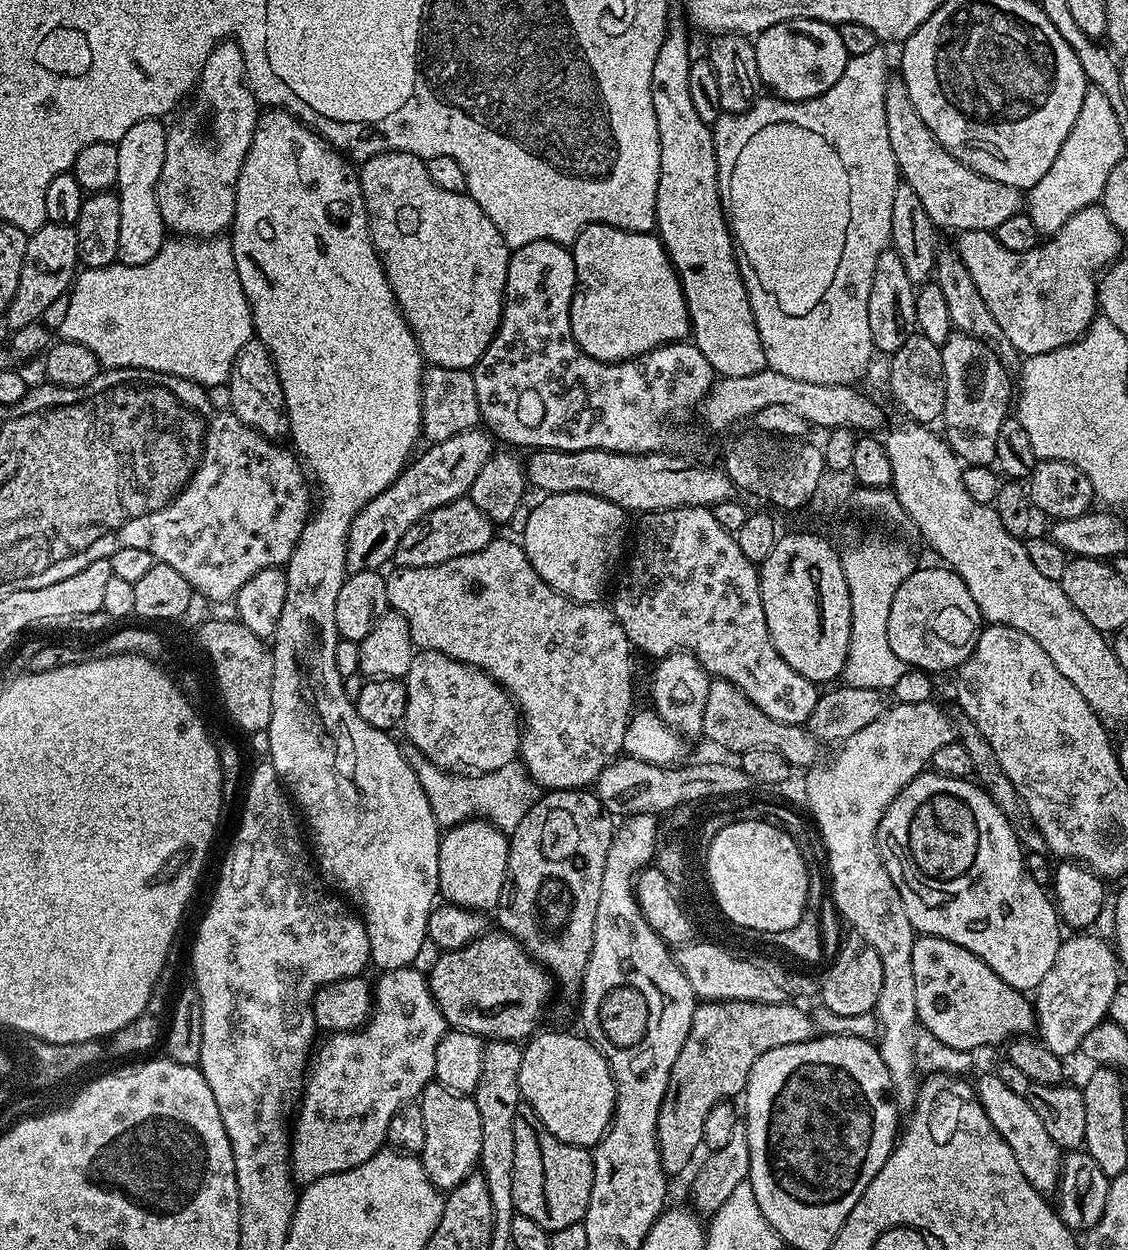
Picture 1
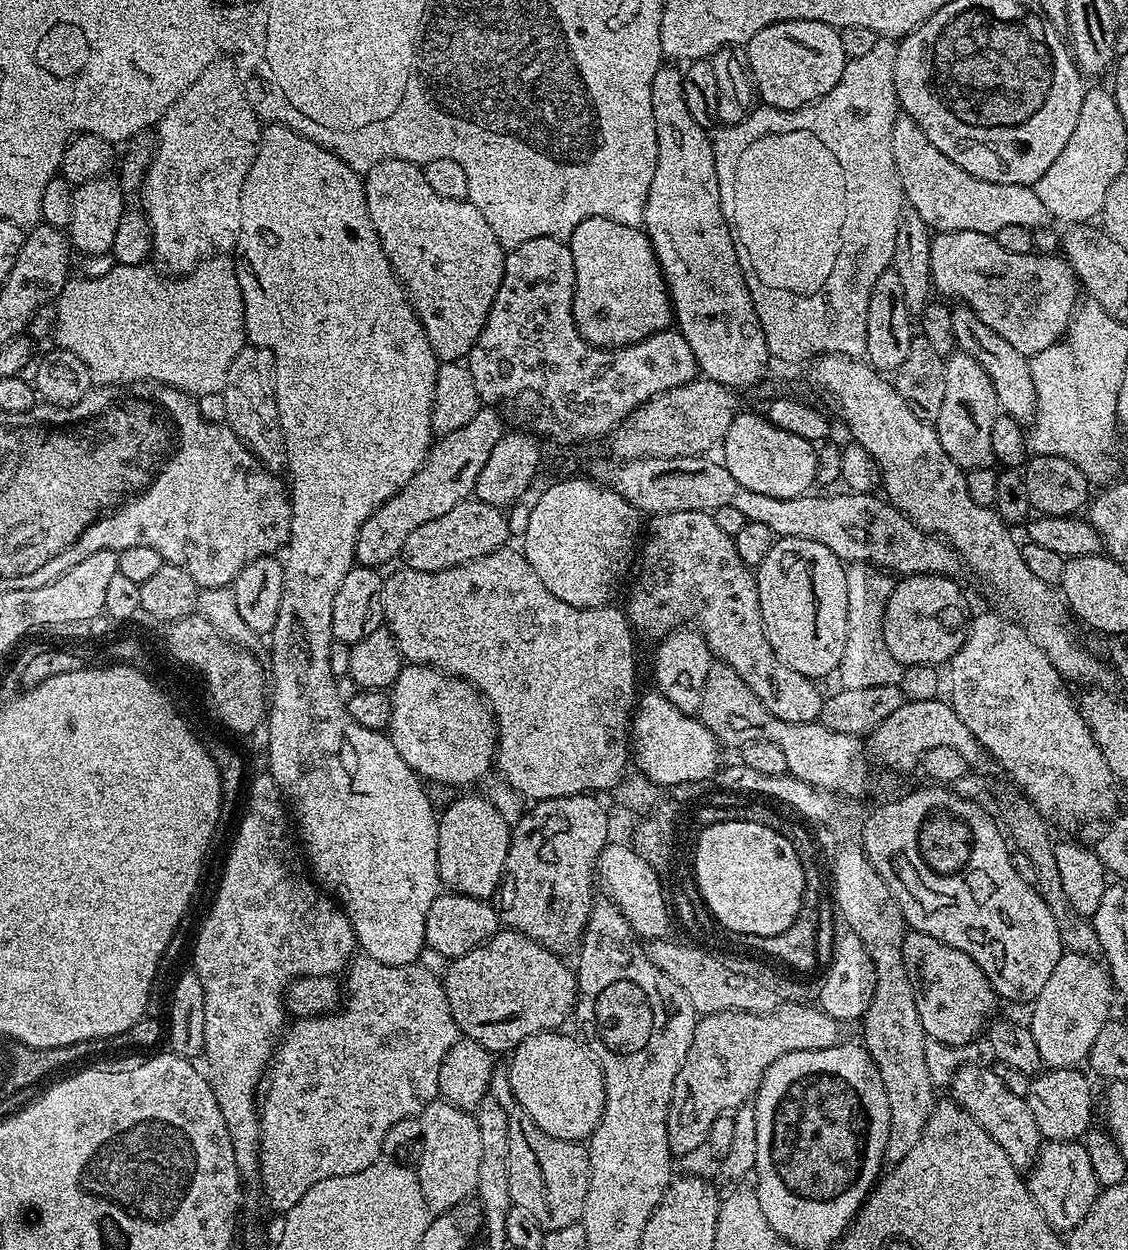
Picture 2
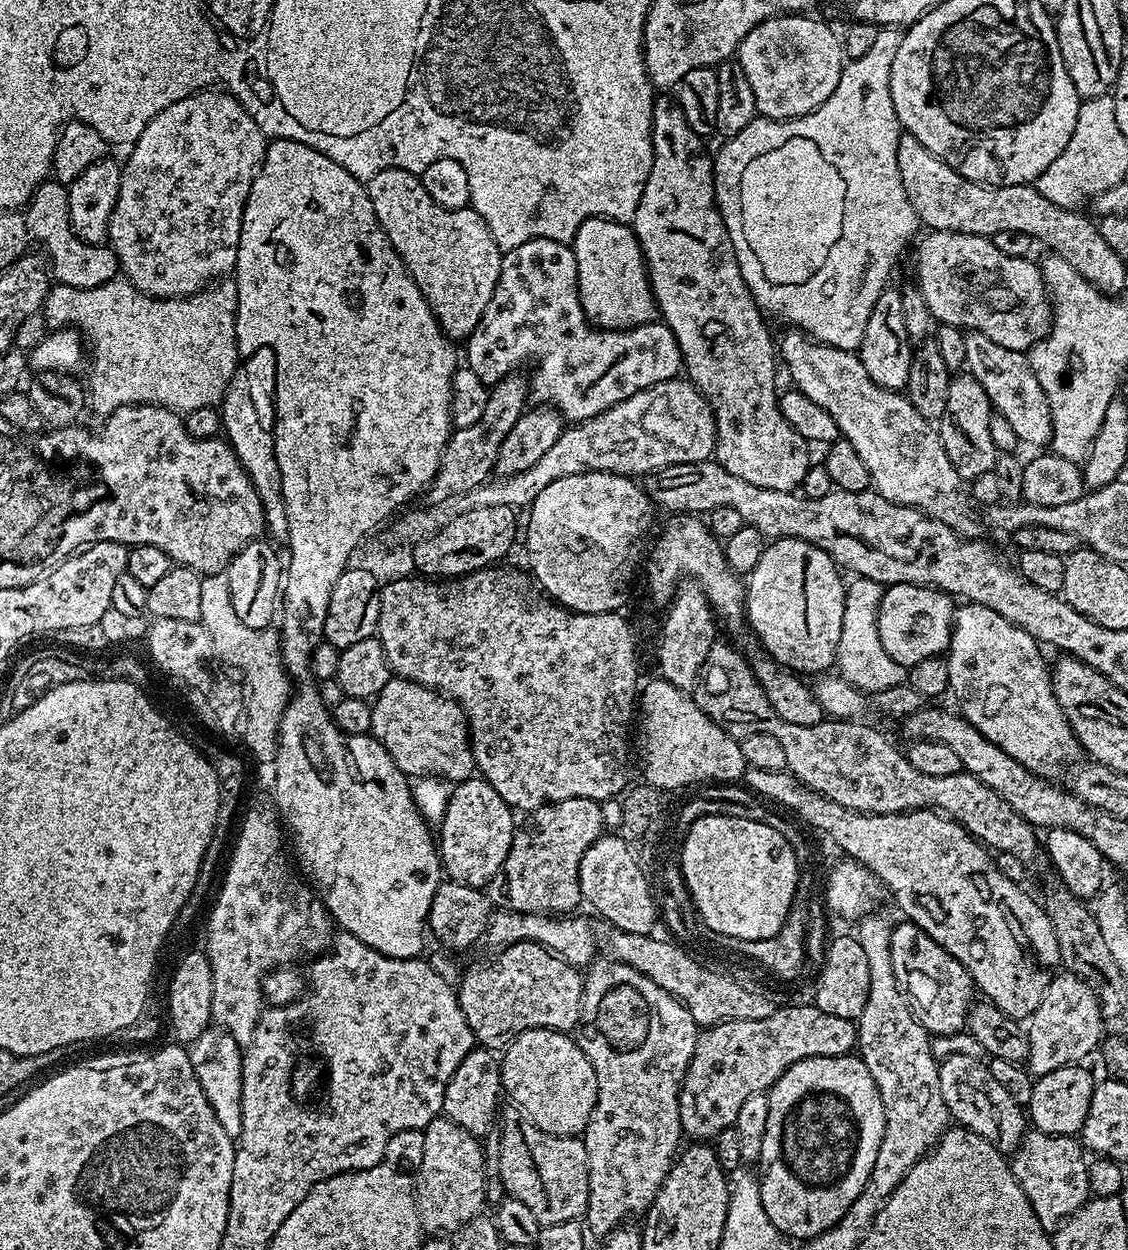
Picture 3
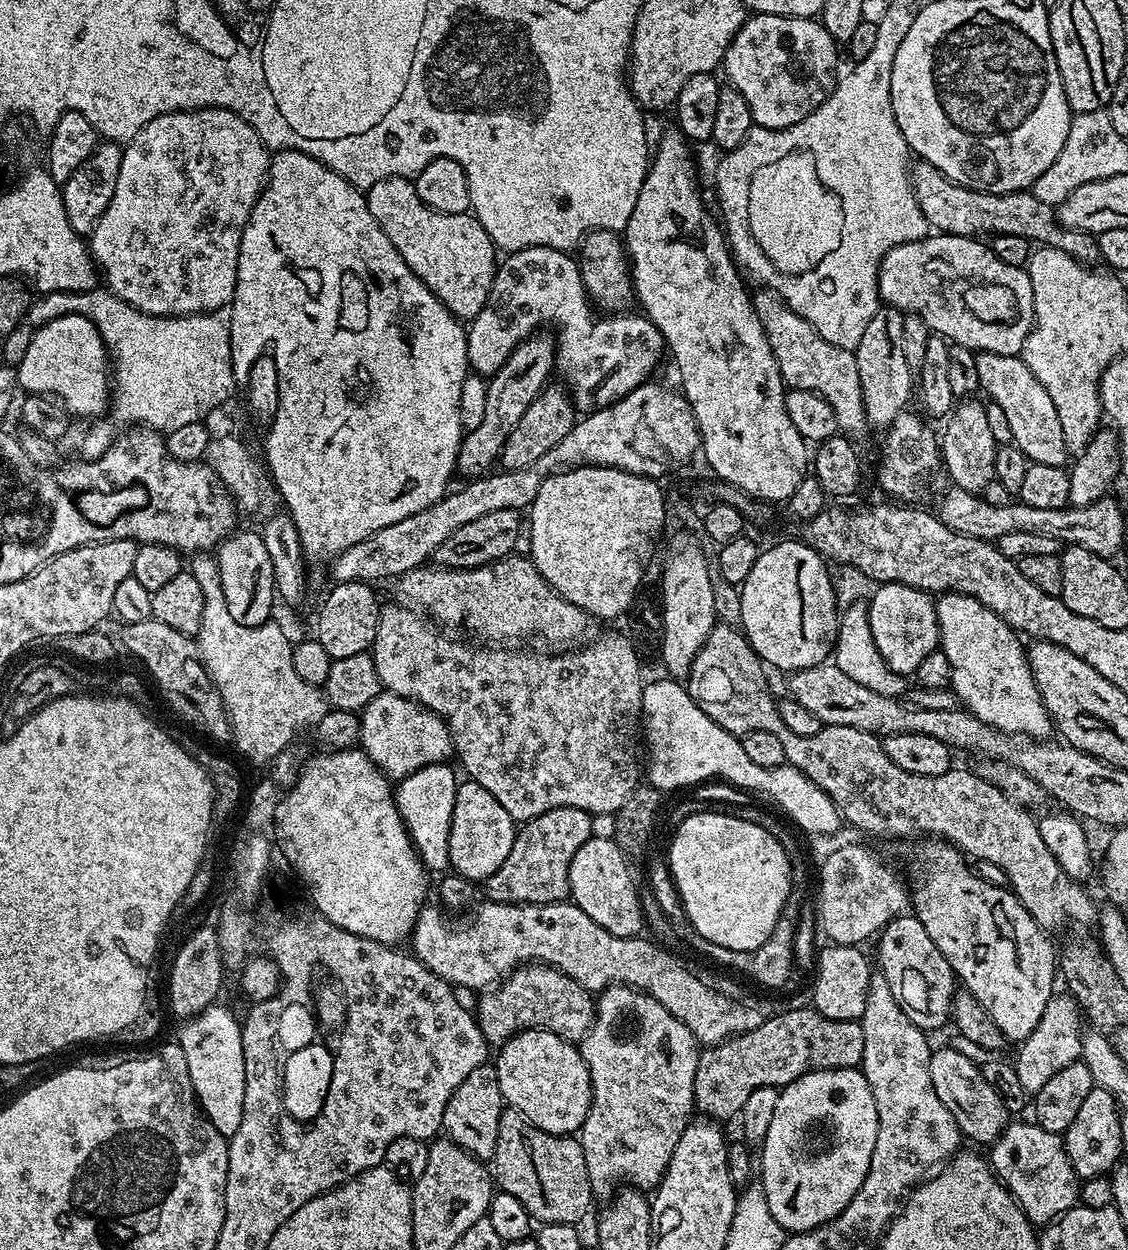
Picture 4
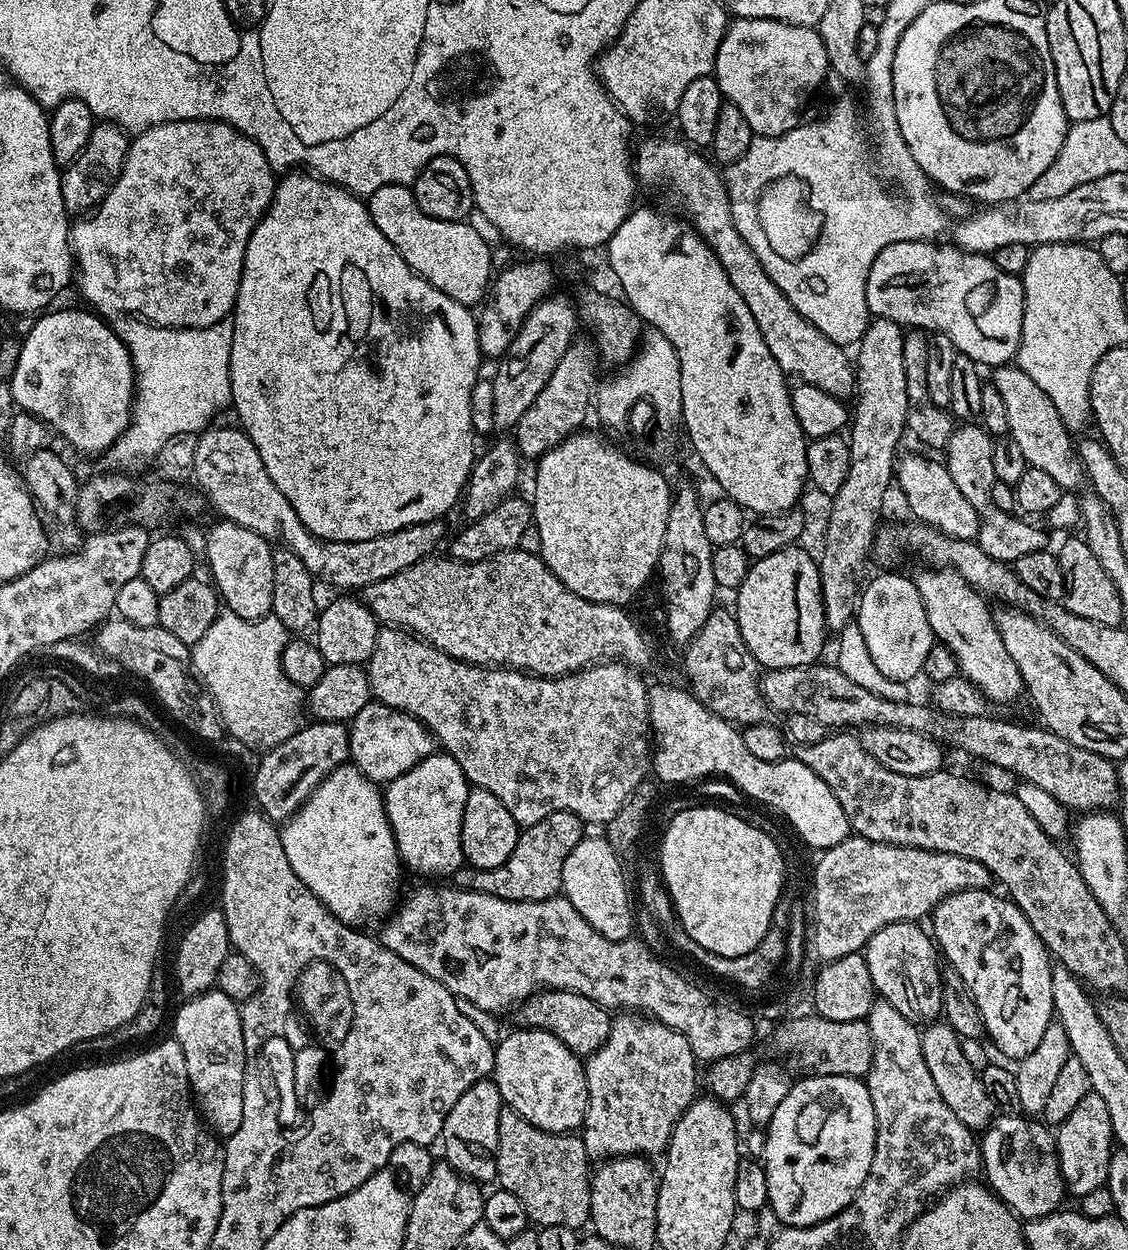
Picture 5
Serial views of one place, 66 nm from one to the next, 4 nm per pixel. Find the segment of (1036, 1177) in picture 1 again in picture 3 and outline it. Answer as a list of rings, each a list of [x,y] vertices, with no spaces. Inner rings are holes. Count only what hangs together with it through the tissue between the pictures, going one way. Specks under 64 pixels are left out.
[[[958,1053],[941,1059],[939,1066],[940,1073],[938,1074],[938,1082],[942,1086],[942,1098],[948,1107],[949,1117],[951,1117],[959,1127],[969,1128],[974,1134],[986,1138],[986,1142],[995,1144],[999,1152],[1005,1154],[1015,1153],[1026,1131],[1026,1112],[1021,1104],[1014,1102],[1009,1091],[1007,1091],[1001,1083],[994,1080],[993,1075],[990,1074],[987,1063],[985,1063],[983,1059],[975,1060],[966,1054]]]

